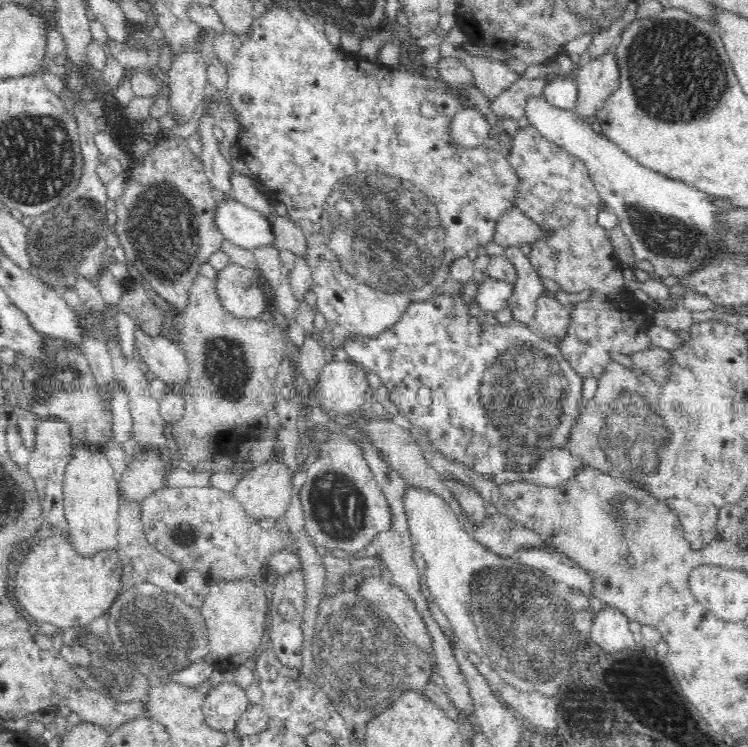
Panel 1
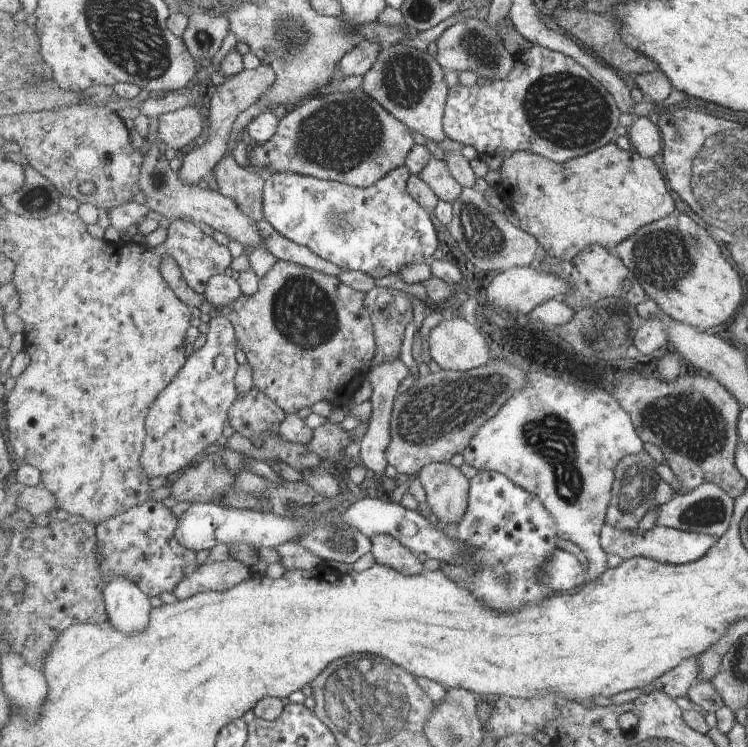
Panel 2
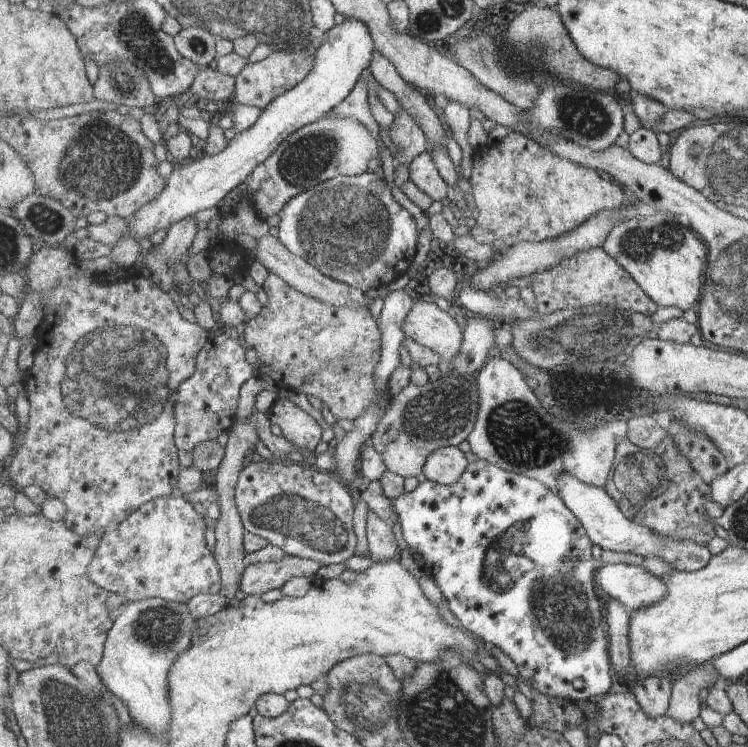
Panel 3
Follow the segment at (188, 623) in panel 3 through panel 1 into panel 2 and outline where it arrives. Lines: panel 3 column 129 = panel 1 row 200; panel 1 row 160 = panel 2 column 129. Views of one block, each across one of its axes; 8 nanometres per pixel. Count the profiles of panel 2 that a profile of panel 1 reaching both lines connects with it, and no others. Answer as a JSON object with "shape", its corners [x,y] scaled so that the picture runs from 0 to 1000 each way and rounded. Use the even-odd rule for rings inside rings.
{"shape":[[[156,771],[139,787],[146,831],[159,843],[182,849],[199,841],[202,801],[175,774]]]}

